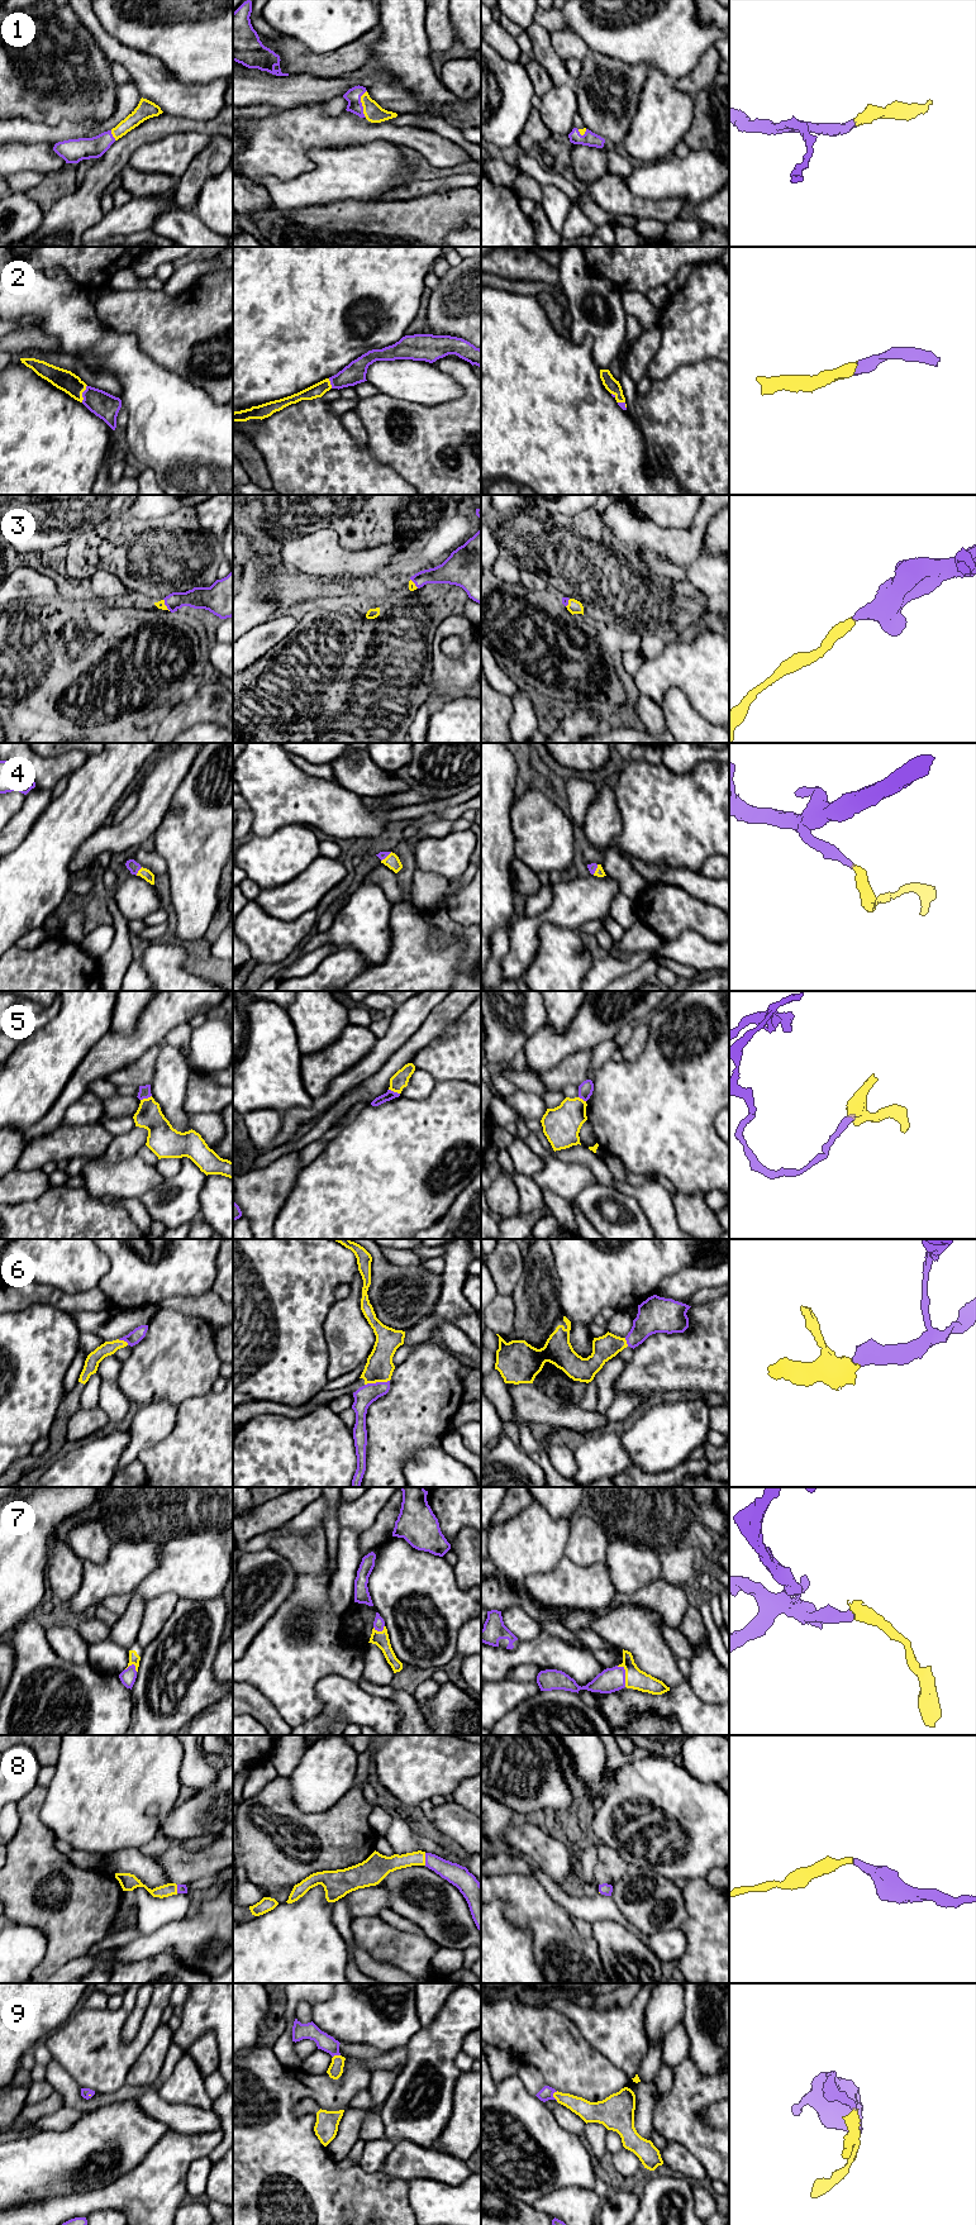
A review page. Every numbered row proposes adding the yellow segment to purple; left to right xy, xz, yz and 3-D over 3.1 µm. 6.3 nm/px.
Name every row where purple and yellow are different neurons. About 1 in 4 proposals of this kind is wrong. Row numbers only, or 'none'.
5

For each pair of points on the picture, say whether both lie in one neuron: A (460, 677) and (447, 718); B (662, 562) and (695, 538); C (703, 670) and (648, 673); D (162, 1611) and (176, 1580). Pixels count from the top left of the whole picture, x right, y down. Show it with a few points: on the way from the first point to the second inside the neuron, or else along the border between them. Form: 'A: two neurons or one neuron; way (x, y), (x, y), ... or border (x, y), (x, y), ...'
A: two neurons; border (462, 694), (455, 698), (442, 698), (436, 701)
B: one neuron; way (670, 554), (676, 548), (688, 543)
C: one neuron; way (689, 670), (666, 670), (662, 672)
D: two neurons; border (180, 1597), (172, 1594), (162, 1594), (147, 1601)

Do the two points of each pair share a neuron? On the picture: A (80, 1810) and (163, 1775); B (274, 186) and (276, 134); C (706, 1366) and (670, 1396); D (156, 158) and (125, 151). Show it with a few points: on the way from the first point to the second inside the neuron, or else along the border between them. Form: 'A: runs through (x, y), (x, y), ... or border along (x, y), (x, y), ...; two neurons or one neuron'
A: runs through (100, 1791), (117, 1775), (143, 1775); one neuron
B: border along (303, 172), (289, 180), (266, 177), (261, 182); two neurons
C: border along (706, 1391), (661, 1392); two neurons
D: border along (160, 138), (139, 146), (125, 165); two neurons

